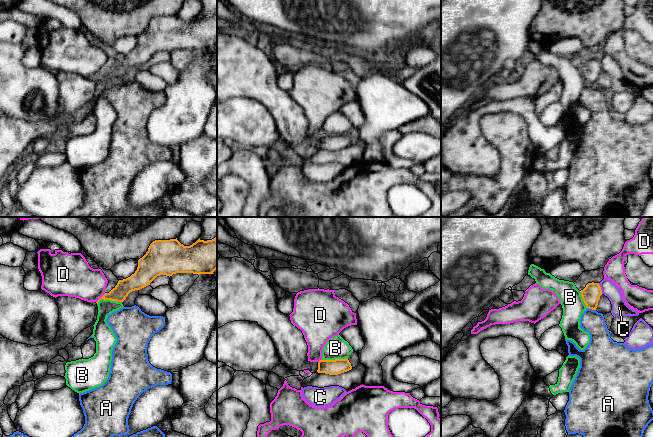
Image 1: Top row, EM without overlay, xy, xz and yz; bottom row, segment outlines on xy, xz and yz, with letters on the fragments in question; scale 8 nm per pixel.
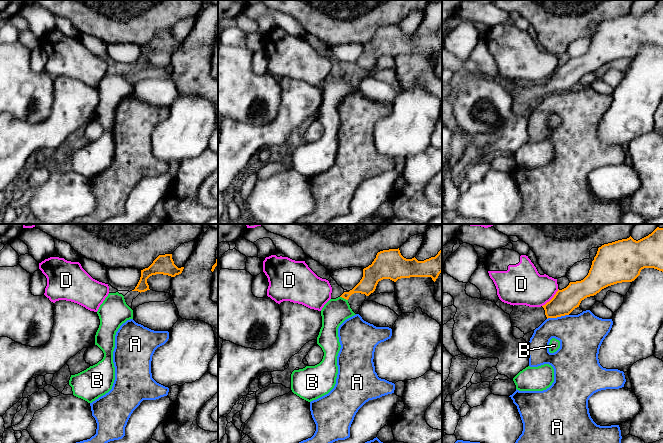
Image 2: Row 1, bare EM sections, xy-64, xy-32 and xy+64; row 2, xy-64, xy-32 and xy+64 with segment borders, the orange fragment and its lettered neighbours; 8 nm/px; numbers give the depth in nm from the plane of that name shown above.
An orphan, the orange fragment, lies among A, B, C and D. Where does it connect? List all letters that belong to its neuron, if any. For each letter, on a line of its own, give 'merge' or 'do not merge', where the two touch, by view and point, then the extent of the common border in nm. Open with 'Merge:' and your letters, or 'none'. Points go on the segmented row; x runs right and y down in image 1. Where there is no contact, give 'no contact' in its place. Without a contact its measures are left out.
Merge: none
A: do not merge; contact yz (591, 308); length 80 nm
B: do not merge; contact xy (108, 299); length 200 nm
C: do not merge; contact yz (600, 288); length 90 nm
D: do not merge; contact xy (100, 298); length 110 nm

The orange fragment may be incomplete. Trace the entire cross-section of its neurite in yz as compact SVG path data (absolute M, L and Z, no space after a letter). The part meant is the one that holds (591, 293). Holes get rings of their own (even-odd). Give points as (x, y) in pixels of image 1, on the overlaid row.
M588 283L580 292L586 307L596 310L598 301L602 295L602 290L599 283Z

